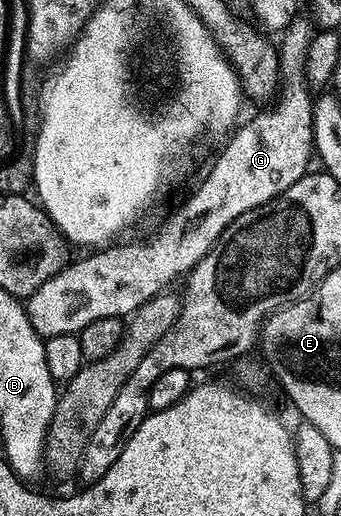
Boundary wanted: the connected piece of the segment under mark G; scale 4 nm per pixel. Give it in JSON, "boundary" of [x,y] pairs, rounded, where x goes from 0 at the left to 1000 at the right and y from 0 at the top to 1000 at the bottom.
{"boundary":[[[871,33],[868,37],[850,41],[850,48],[833,54],[830,60],[818,62],[815,68],[815,97],[821,109],[815,110],[815,126],[821,128],[821,165],[815,171],[815,182],[806,186],[804,198],[795,203],[801,207],[786,207],[777,215],[762,215],[754,219],[742,231],[718,229],[713,236],[701,240],[666,264],[657,287],[645,293],[645,302],[622,316],[622,326],[610,331],[610,341],[589,351],[575,362],[575,372],[460,444],[457,455],[446,455],[437,463],[422,463],[413,471],[352,471],[343,469],[337,475],[308,477],[302,483],[273,484],[249,502],[235,502],[220,510],[220,506],[202,508],[179,525],[167,529],[158,537],[147,537],[147,545],[135,545],[123,550],[109,564],[94,572],[79,574],[76,579],[76,601],[82,612],[88,614],[88,630],[100,630],[100,638],[117,647],[129,657],[144,657],[161,649],[217,649],[235,641],[252,638],[270,622],[282,622],[290,616],[334,616],[334,614],[372,614],[387,609],[387,605],[402,603],[411,593],[416,593],[428,583],[440,583],[455,576],[455,572],[490,566],[493,556],[501,552],[513,541],[537,543],[543,535],[563,527],[563,523],[581,514],[581,506],[592,506],[592,498],[604,498],[604,490],[625,475],[639,467],[639,459],[651,459],[657,446],[674,436],[674,428],[686,428],[710,413],[724,409],[739,409],[751,401],[765,401],[780,397],[804,382],[815,382],[839,366],[850,366],[850,359],[862,359],[862,351],[874,351],[891,339],[906,337],[909,322],[903,324],[903,314],[921,308],[921,264],[915,260],[915,203],[921,198],[918,178],[909,174],[906,159],[900,153],[900,105],[909,97],[909,87],[915,72],[921,66],[921,45],[912,35],[889,37],[889,33]]]}

